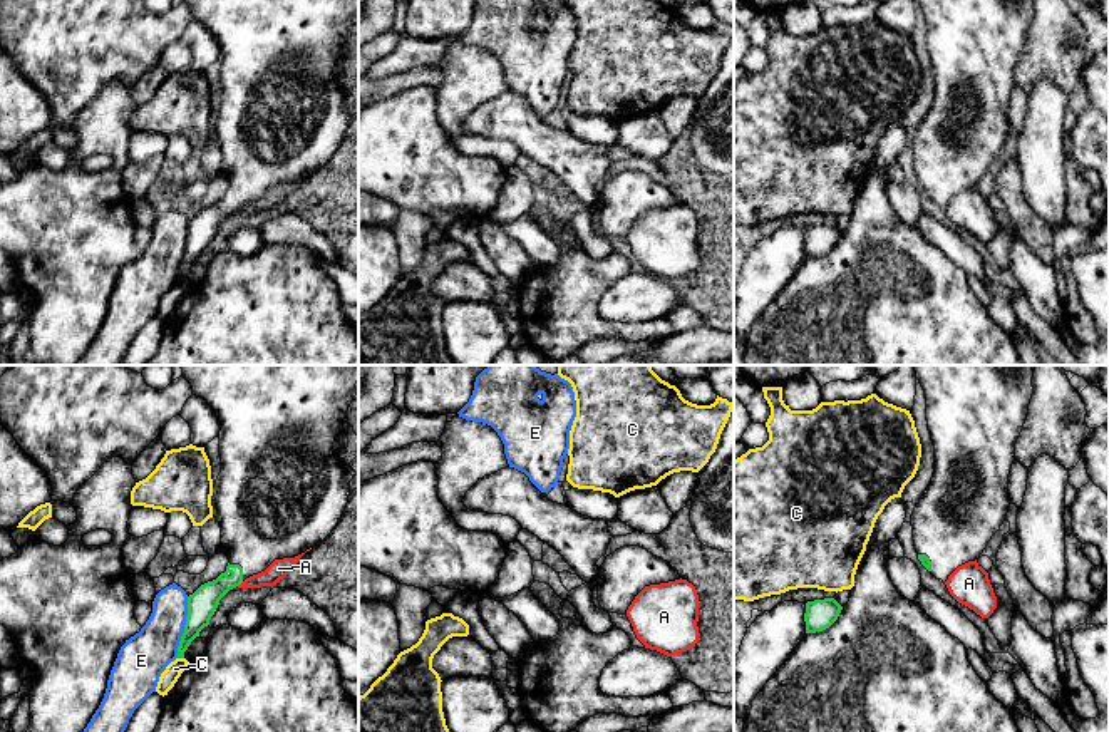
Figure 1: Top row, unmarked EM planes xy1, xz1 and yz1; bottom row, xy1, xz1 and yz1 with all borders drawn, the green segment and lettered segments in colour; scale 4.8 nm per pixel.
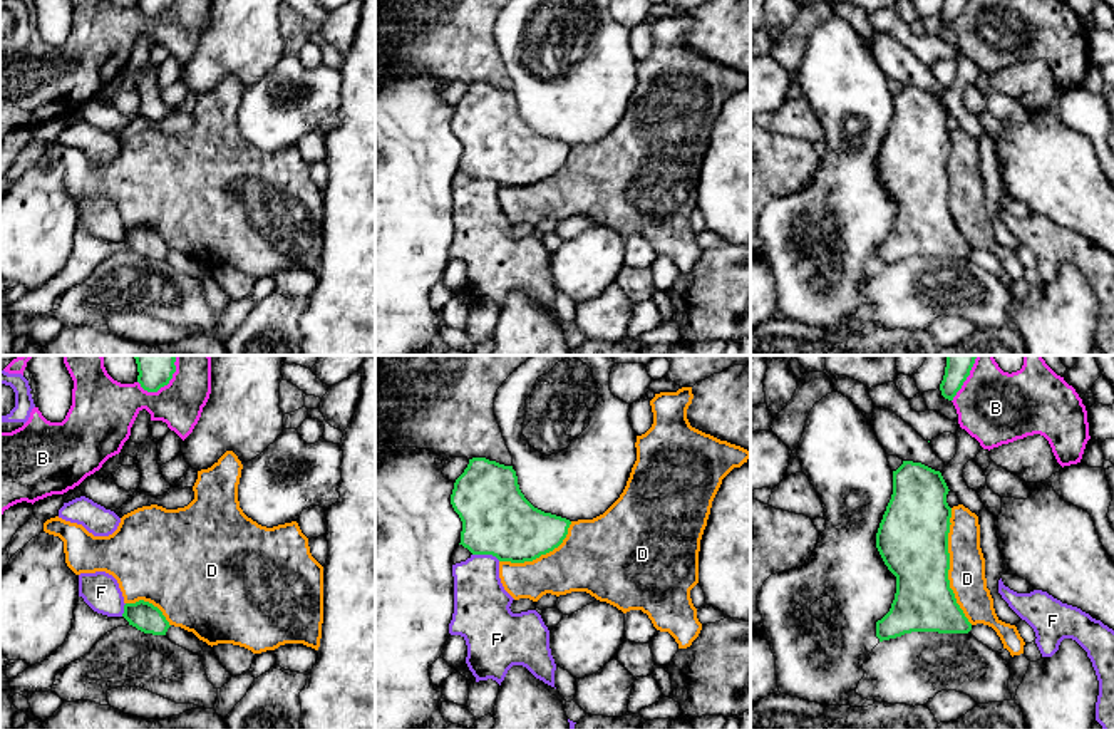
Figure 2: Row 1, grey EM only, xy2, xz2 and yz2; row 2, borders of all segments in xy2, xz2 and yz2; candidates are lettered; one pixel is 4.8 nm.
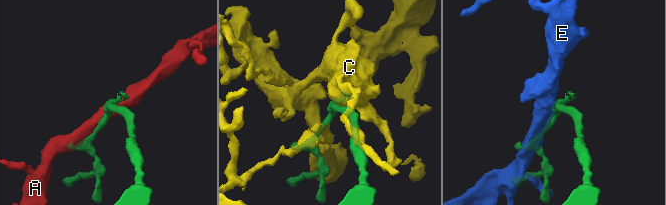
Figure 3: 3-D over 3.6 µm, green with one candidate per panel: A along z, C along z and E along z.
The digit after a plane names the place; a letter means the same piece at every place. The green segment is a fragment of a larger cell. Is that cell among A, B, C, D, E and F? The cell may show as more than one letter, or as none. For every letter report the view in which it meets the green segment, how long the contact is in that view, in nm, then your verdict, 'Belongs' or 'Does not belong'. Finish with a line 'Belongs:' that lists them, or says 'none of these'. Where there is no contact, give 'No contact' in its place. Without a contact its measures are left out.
A: Touches green in xy1. Shared border 40 nm. Does not belong
B: Touches green in xy2. Shared border 180 nm. Does not belong
C: Touches green in xy1. Shared border 30 nm. Does not belong
D: Touches green in yz2. Shared border 550 nm. Does not belong
E: Touches green in xy1. Shared border 300 nm. Does not belong
F: Touches green in xz2. Shared border 140 nm. Does not belong
Belongs: none of these

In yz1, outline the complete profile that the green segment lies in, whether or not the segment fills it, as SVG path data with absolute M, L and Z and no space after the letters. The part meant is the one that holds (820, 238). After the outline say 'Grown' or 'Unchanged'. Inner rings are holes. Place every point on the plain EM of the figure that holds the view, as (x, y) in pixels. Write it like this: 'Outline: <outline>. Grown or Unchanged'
Outline: M834 223L814 224L806 228L806 258L823 256L831 251L843 231Z. Unchanged

